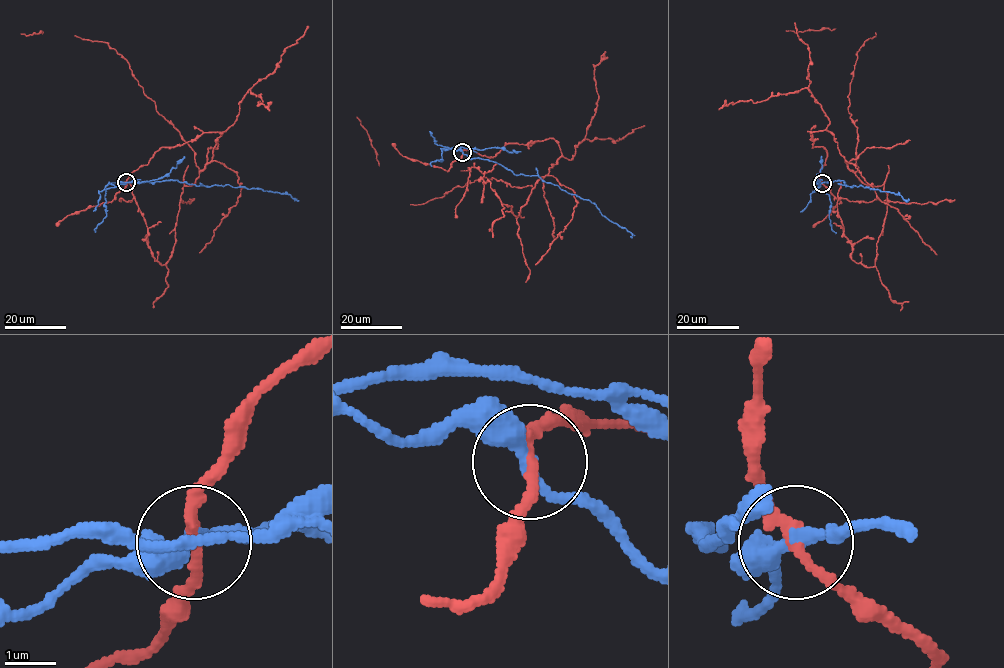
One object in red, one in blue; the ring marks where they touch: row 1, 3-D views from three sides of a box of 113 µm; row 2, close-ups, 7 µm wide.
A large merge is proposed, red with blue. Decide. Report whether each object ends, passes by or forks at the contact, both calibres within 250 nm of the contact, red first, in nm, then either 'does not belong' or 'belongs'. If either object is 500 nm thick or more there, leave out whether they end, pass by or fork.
red passes by; blue passes by; calibres 200 and 320 nm; does not belong

